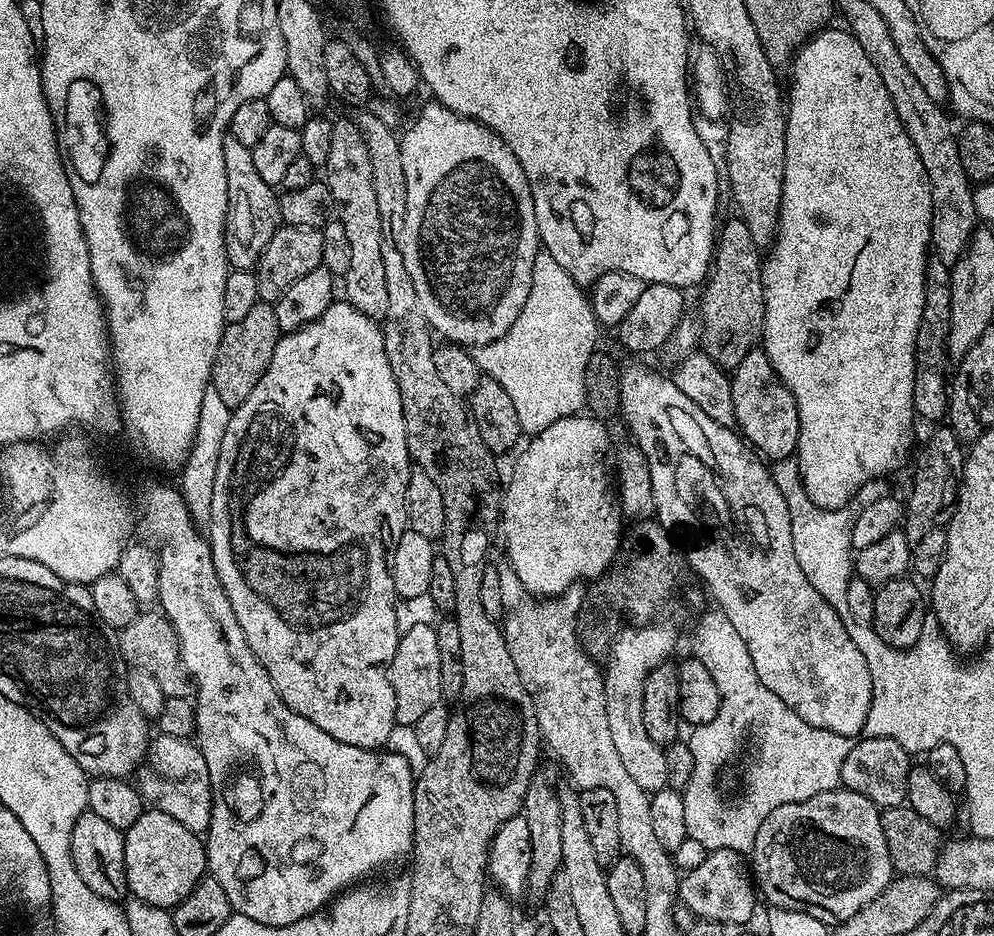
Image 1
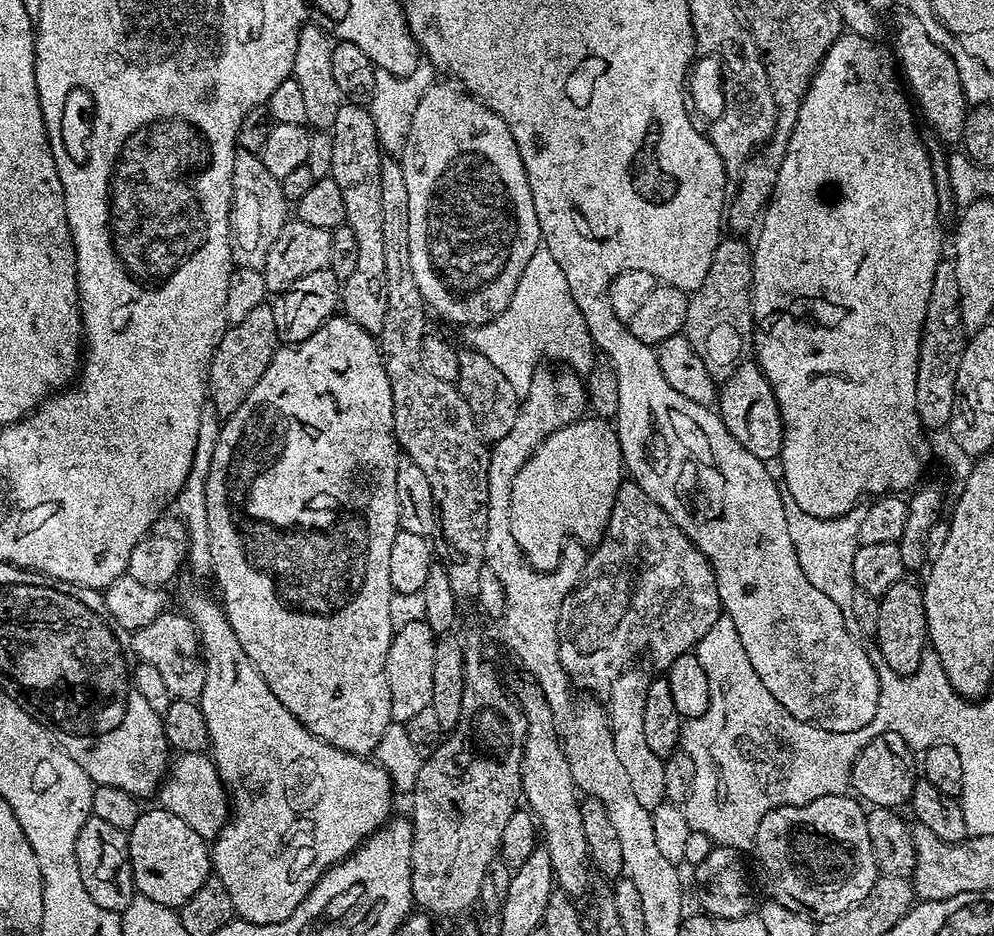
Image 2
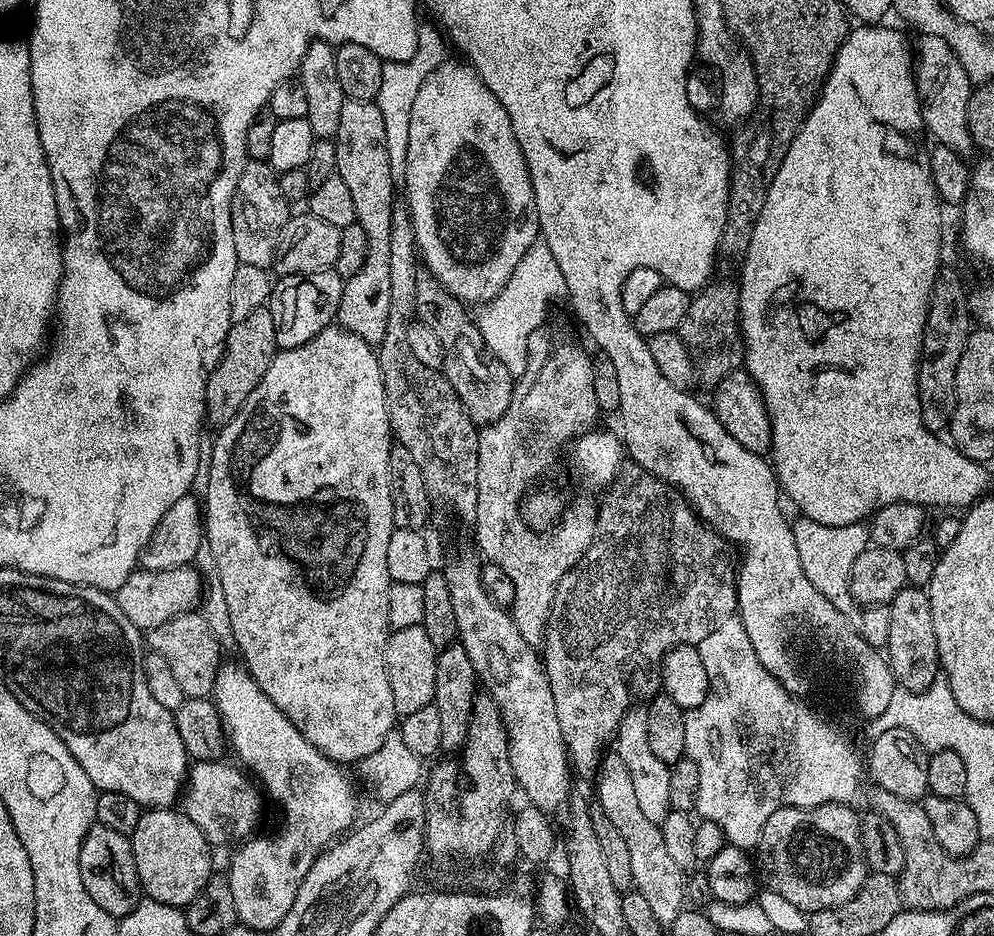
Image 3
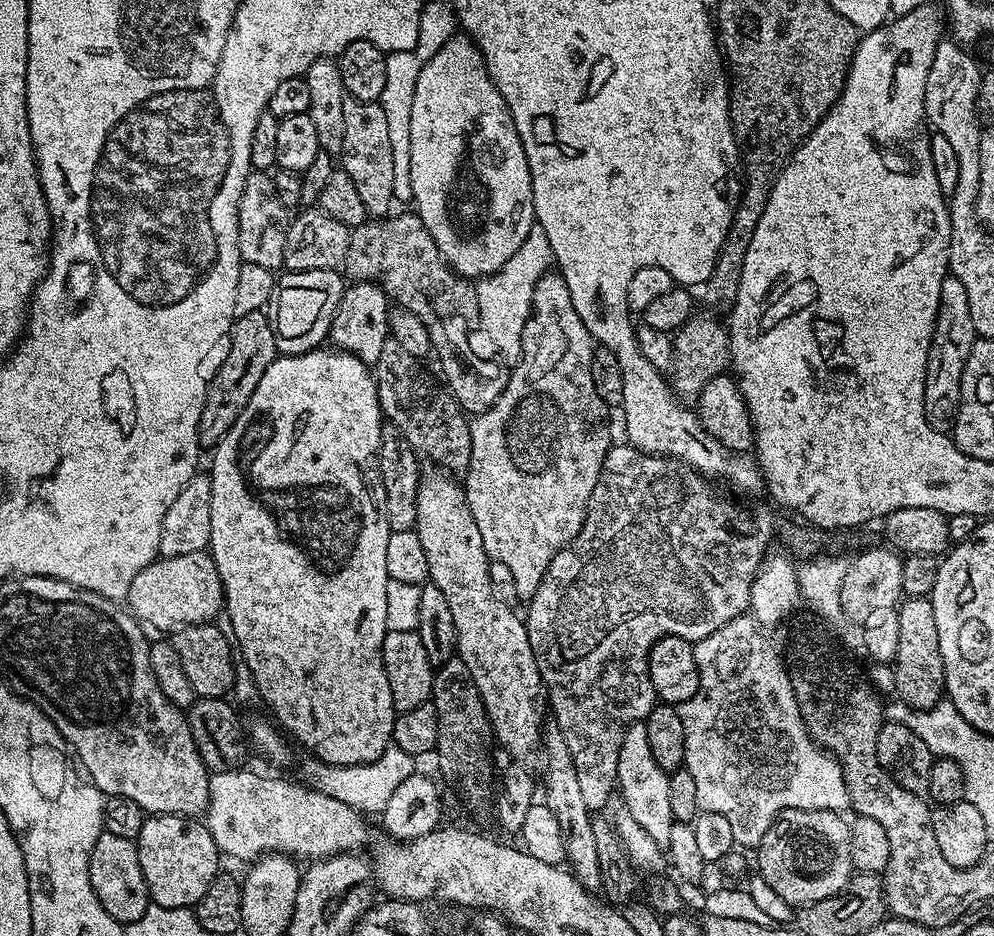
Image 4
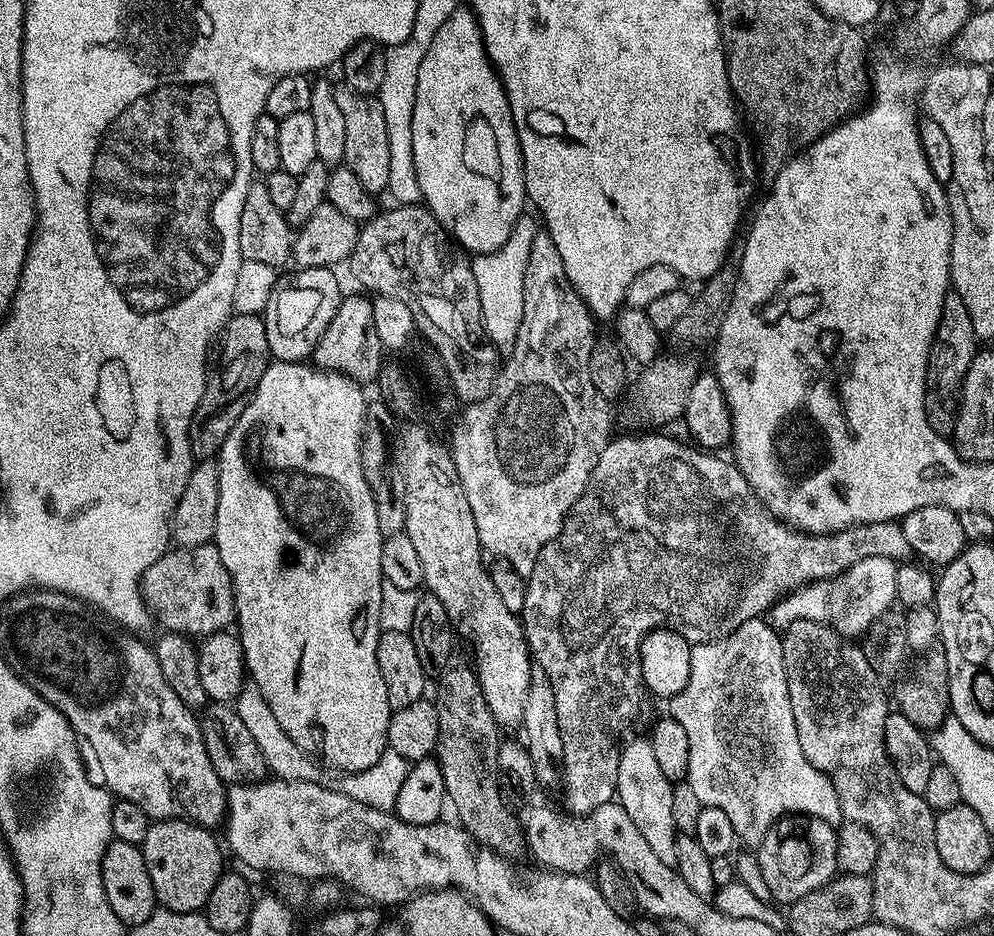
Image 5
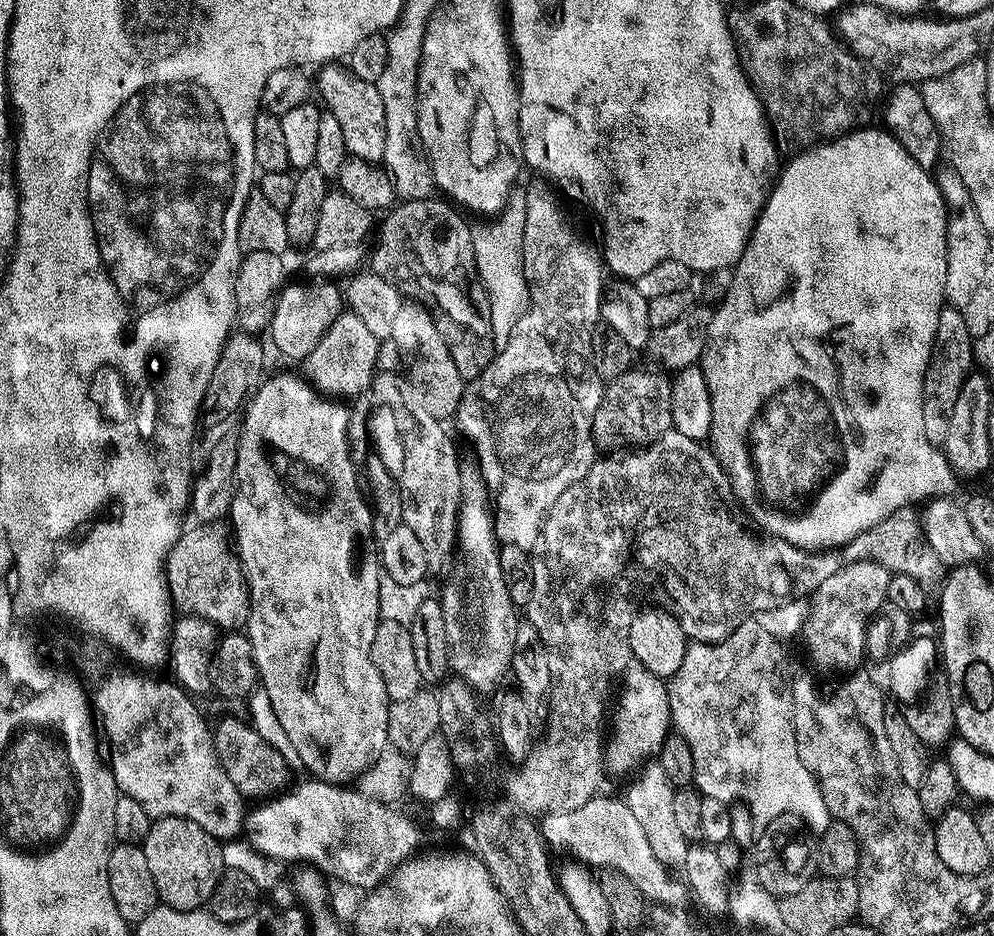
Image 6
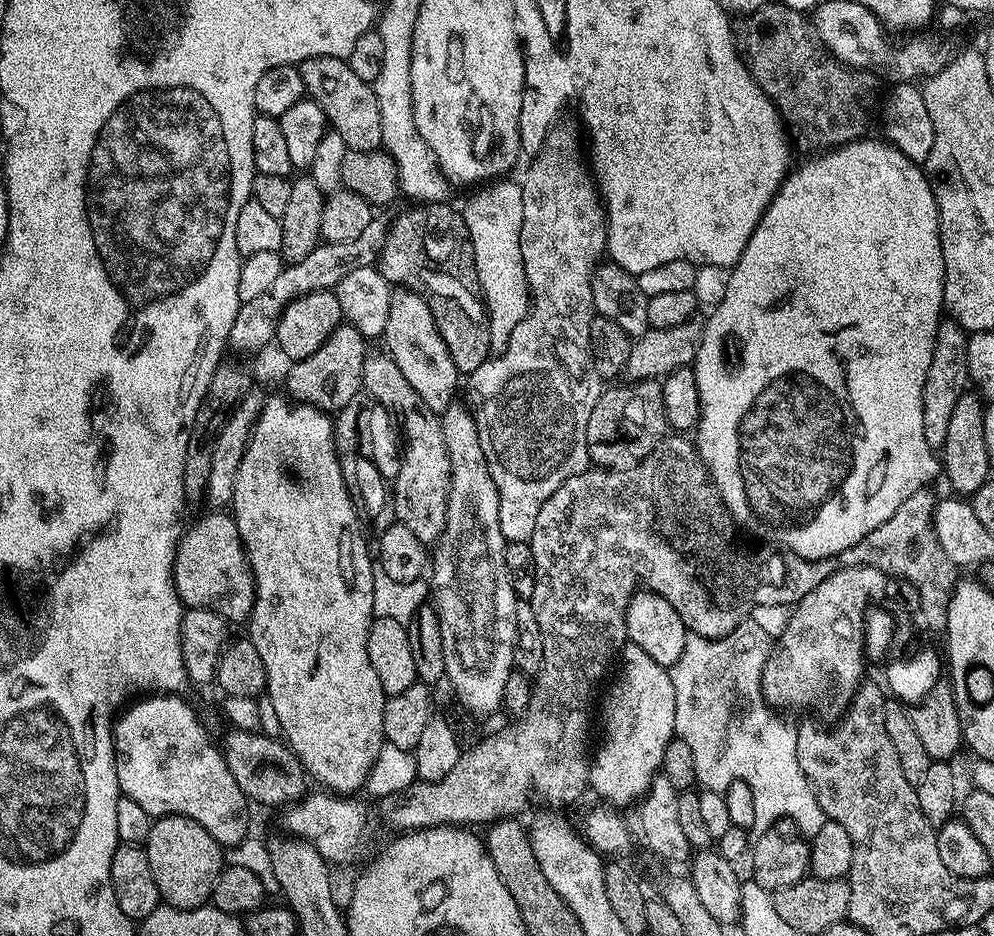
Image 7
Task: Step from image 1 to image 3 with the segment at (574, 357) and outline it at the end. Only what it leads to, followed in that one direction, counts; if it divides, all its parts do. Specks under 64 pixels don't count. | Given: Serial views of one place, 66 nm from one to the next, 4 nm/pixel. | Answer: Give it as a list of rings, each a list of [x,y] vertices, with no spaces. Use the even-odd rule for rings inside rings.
[[[537,242],[522,254],[522,262],[514,266],[514,274],[510,274],[510,282],[502,286],[502,290],[493,300],[483,305],[481,316],[478,316],[478,327],[484,347],[491,352],[494,359],[502,362],[513,378],[519,378],[528,365],[528,343],[539,328],[545,327],[548,307],[552,300],[565,295],[562,270],[558,270],[558,262],[554,262],[554,254],[550,254],[550,246]]]

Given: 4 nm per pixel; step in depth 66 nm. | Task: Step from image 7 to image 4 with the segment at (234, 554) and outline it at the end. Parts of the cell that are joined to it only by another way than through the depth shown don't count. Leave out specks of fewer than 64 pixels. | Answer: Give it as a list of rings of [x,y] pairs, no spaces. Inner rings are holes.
[[[207,551],[160,556],[150,566],[138,570],[134,582],[130,582],[126,604],[141,625],[168,633],[191,624],[215,621],[224,608],[224,587],[218,566]]]

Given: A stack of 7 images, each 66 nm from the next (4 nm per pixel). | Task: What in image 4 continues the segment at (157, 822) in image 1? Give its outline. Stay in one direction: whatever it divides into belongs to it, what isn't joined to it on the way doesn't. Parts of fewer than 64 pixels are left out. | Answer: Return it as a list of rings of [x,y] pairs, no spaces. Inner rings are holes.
[[[149,815],[134,843],[151,903],[163,908],[192,908],[222,868],[222,853],[208,825],[190,816]]]

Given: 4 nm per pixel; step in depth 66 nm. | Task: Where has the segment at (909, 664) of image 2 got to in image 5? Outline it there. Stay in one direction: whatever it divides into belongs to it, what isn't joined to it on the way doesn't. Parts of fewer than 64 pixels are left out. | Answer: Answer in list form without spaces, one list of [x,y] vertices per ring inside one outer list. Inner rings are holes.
[[[935,607],[907,609],[906,638],[908,639],[909,649],[913,653],[924,653],[916,661],[914,661],[915,659],[911,661],[911,664],[913,664],[912,669],[910,669],[911,664],[907,669],[907,672],[909,671],[908,677],[906,677],[906,672],[903,679],[899,681],[901,684],[896,688],[896,696],[894,692],[894,704],[898,711],[906,714],[906,718],[910,718],[910,722],[914,722],[914,726],[925,730],[935,730],[945,717],[950,714],[952,706],[946,658],[943,651],[937,650],[940,644],[940,623],[936,617]],[[935,648],[936,652],[932,652]]]

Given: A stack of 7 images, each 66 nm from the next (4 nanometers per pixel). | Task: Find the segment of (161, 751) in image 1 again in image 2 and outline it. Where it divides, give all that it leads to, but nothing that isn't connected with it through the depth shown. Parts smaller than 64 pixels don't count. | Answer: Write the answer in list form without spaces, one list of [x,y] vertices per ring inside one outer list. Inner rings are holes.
[[[185,752],[177,755],[158,789],[159,807],[170,814],[178,814],[190,830],[196,831],[203,840],[212,842],[220,835],[230,815],[230,793],[220,779],[220,771],[213,764],[211,755],[204,752]]]

